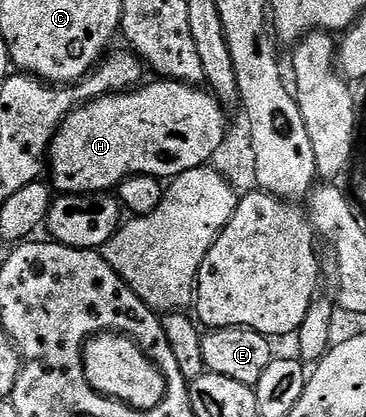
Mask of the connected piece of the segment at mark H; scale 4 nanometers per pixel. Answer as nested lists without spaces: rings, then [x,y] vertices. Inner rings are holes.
[[[163,78],[153,81],[127,92],[113,92],[111,96],[89,100],[65,118],[52,139],[46,161],[50,176],[52,172],[51,187],[57,193],[116,190],[131,176],[175,178],[186,170],[205,167],[211,161],[230,129],[223,106],[210,93],[203,92],[203,87]]]

